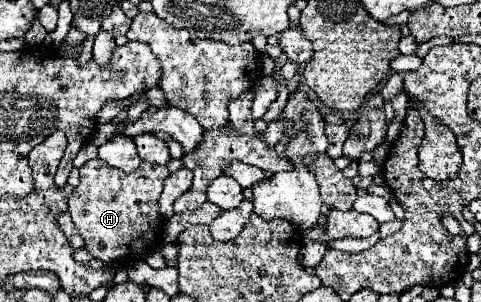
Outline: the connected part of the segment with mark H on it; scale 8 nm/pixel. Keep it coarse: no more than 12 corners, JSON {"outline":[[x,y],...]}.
{"outline":[[80,168],[68,212],[96,260],[128,268],[162,242],[170,170]]}

